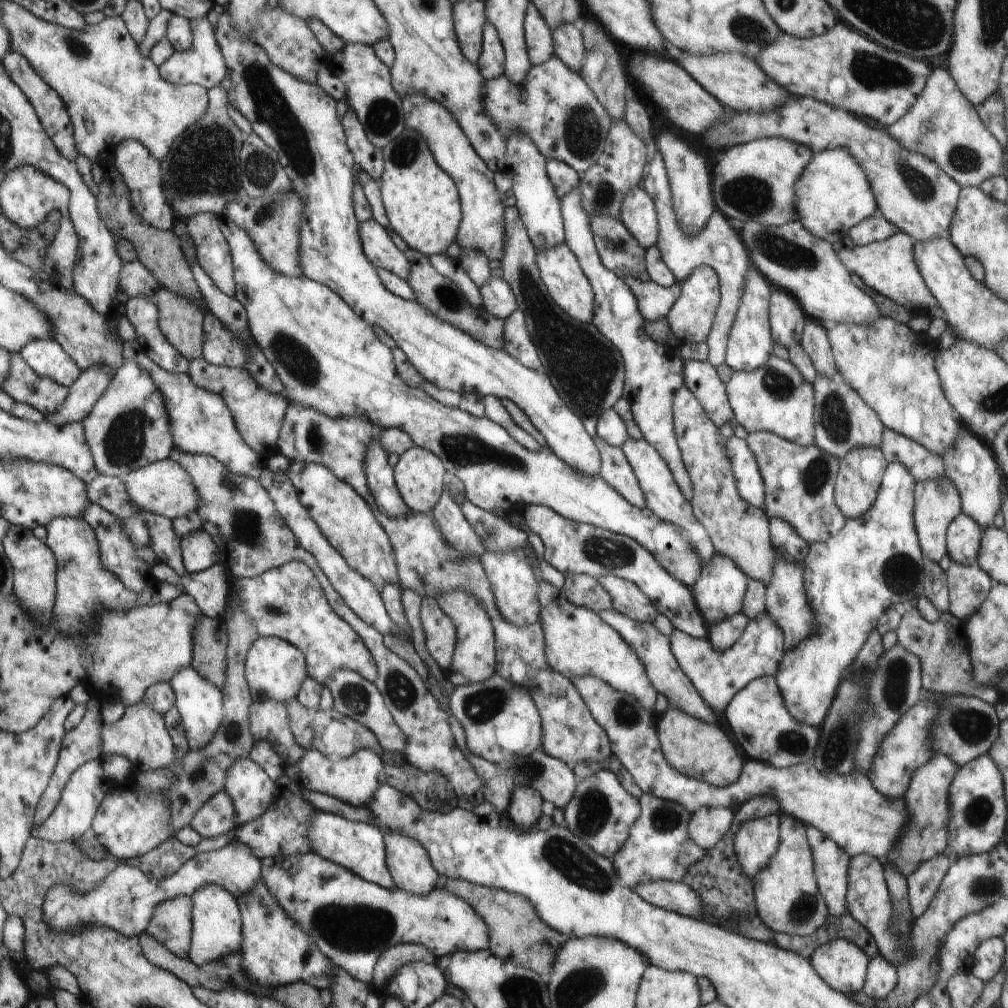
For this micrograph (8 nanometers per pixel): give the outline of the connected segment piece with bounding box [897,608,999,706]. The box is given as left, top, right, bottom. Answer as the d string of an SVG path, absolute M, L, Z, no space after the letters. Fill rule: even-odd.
M911 608L903 614L897 626L897 644L919 658L923 670L923 690L949 696L973 696L995 706L999 690L993 686L981 686L975 682L975 678L971 678L973 670L969 658L969 640L965 636L965 622L961 622L959 618L943 612L937 622L927 622L917 608Z

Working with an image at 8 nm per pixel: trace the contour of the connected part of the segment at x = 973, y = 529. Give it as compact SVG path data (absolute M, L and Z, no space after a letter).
M959 514L947 528L947 554L951 562L963 566L979 566L981 526L967 514Z

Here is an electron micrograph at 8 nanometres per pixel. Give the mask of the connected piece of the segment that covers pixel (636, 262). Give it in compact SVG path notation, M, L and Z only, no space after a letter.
M595 216L591 220L591 232L595 236L595 248L597 248L597 254L601 258L601 264L607 268L607 270L615 270L619 268L621 270L621 276L623 274L629 274L633 278L637 278L639 272L645 270L645 248L639 246L639 242L635 242L635 236L627 230L627 226L623 226L621 220L615 220L611 216Z

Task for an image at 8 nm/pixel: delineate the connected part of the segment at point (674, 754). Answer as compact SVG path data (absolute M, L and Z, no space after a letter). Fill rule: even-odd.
M669 708L661 716L657 730L663 758L681 774L687 774L689 778L697 778L711 786L729 786L741 776L745 758L737 754L735 744L727 738L727 730L721 730L719 724L709 724L685 710Z

